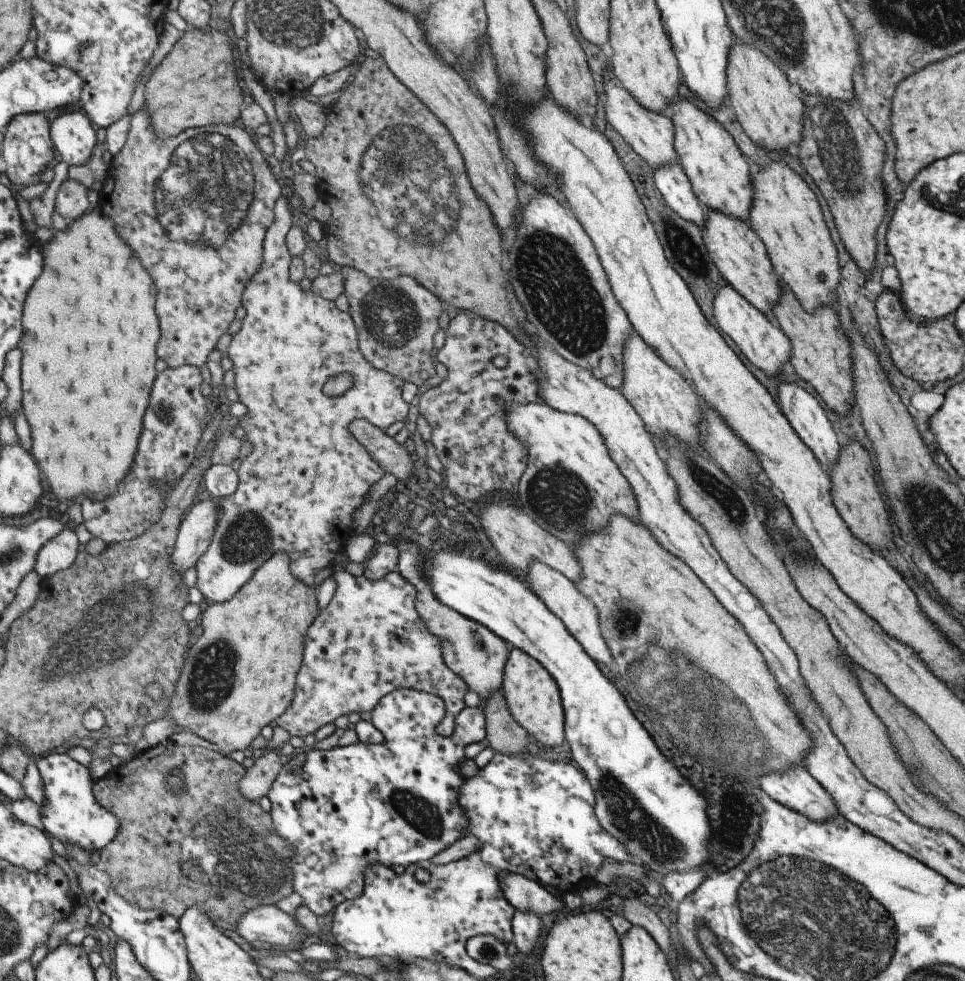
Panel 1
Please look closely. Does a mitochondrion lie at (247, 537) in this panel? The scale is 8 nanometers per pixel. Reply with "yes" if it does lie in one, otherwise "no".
yes

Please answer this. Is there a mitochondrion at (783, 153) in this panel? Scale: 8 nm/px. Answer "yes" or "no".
no

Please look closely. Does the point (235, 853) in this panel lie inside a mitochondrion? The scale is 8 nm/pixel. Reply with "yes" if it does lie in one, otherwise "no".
yes

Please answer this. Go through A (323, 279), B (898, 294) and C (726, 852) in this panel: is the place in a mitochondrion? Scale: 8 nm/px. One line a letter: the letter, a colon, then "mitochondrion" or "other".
A: other
B: other
C: mitochondrion

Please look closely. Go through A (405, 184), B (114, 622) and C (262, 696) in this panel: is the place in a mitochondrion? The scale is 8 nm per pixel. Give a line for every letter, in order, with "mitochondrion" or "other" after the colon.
A: mitochondrion
B: mitochondrion
C: other

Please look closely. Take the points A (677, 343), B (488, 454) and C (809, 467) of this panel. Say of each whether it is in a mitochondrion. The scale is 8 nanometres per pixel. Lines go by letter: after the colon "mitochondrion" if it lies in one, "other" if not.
A: other
B: other
C: other

